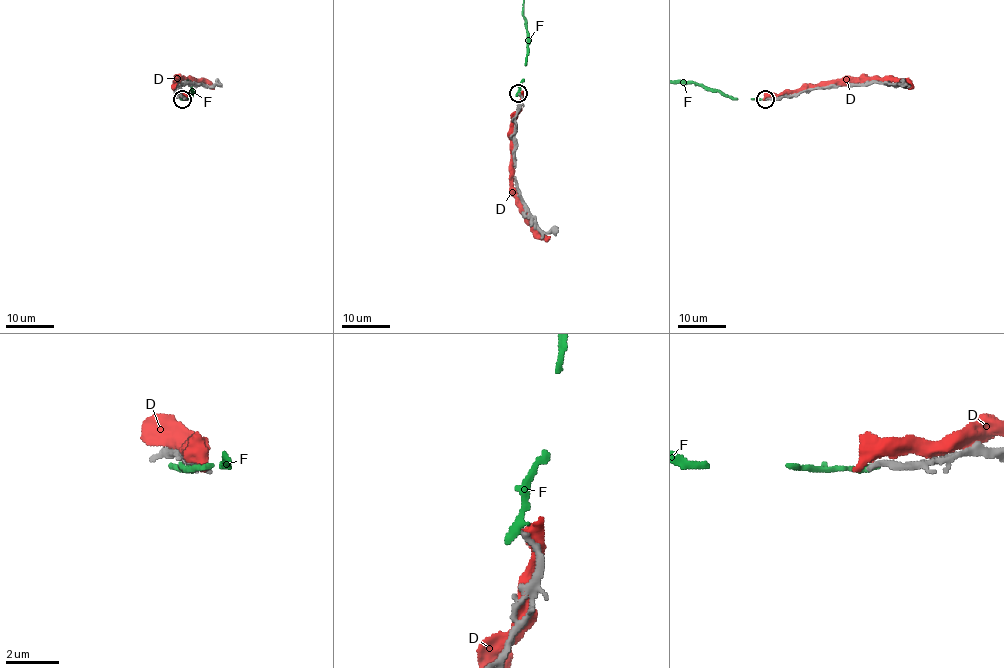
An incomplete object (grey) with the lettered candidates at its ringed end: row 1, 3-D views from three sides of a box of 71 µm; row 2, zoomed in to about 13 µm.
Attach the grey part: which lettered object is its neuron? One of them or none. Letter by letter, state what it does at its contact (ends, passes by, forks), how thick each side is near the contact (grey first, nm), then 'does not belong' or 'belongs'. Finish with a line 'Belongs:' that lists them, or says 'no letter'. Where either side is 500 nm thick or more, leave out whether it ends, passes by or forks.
D: 320 nm thick on the grey side, 850 nm on the other; does not belong
F: it ends there; 220 nm thick on the grey side, 280 nm on the other; does not belong
Belongs: no letter

